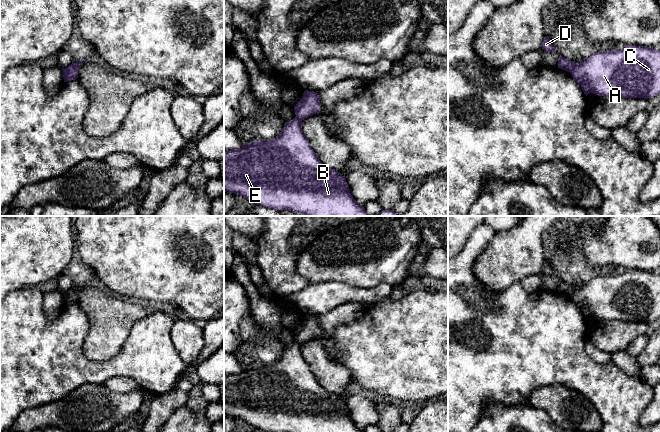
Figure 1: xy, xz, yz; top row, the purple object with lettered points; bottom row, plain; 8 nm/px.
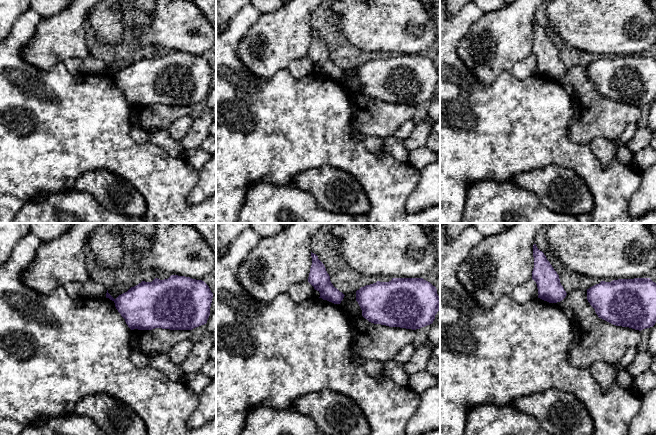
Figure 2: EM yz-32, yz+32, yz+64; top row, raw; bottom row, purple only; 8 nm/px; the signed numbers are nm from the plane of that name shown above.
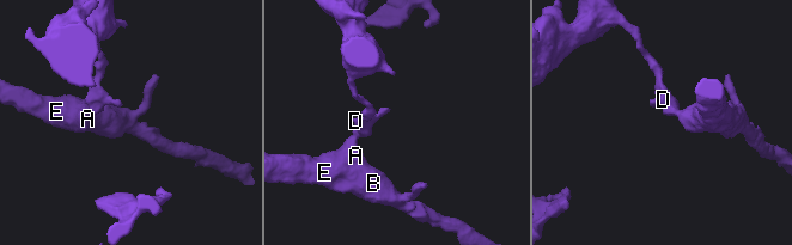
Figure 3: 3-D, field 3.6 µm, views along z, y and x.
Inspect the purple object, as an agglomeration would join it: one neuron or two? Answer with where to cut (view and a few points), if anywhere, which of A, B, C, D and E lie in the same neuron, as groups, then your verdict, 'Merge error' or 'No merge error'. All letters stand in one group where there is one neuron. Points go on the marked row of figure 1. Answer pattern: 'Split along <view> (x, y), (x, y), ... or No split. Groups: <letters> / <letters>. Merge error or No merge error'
Split along yz (575, 62), (570, 72). Groups: A B C E / D. Merge error

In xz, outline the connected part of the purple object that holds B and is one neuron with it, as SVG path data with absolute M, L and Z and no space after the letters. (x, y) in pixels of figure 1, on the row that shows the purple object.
M293 118L279 135L271 140L244 143L240 149L224 152L224 190L279 211L290 210L304 216L371 216L352 197L345 176L324 165L317 157L302 132L302 120Z

